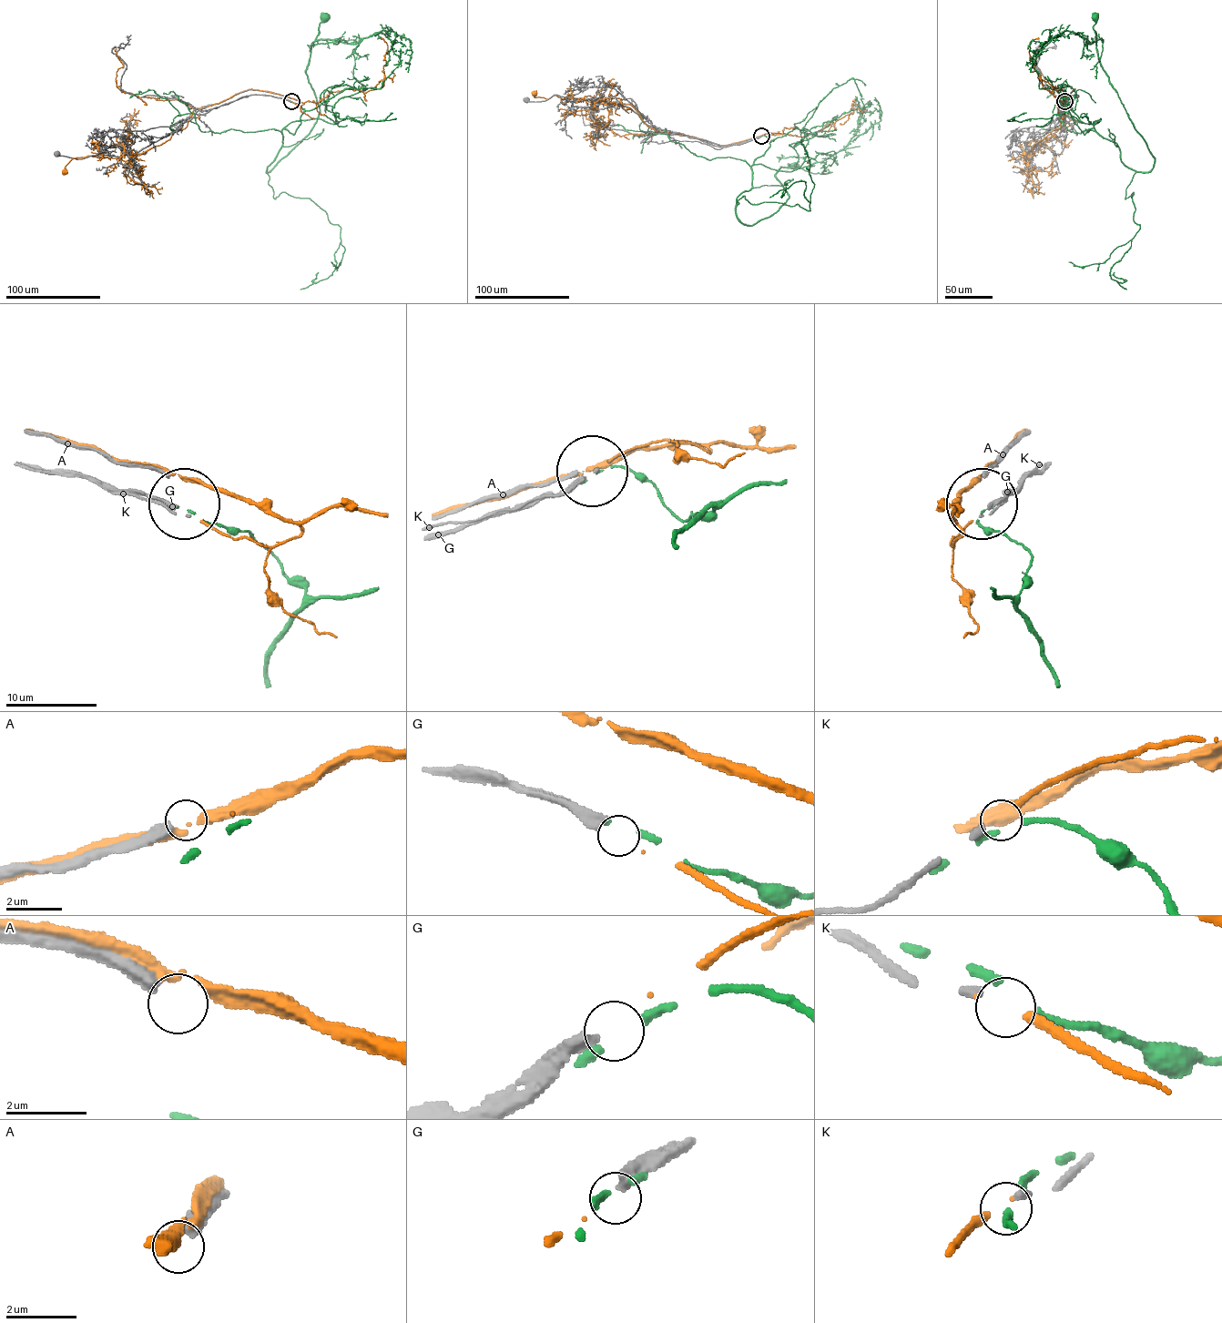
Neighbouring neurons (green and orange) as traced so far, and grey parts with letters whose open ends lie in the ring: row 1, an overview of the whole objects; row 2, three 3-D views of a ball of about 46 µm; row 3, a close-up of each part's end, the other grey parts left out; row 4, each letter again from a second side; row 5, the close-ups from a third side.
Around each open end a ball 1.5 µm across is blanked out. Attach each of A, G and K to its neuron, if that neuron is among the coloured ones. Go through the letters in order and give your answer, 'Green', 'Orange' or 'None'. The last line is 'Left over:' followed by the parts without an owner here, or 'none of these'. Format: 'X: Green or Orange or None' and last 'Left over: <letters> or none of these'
A: None
G: None
K: Orange
Left over: A, G

